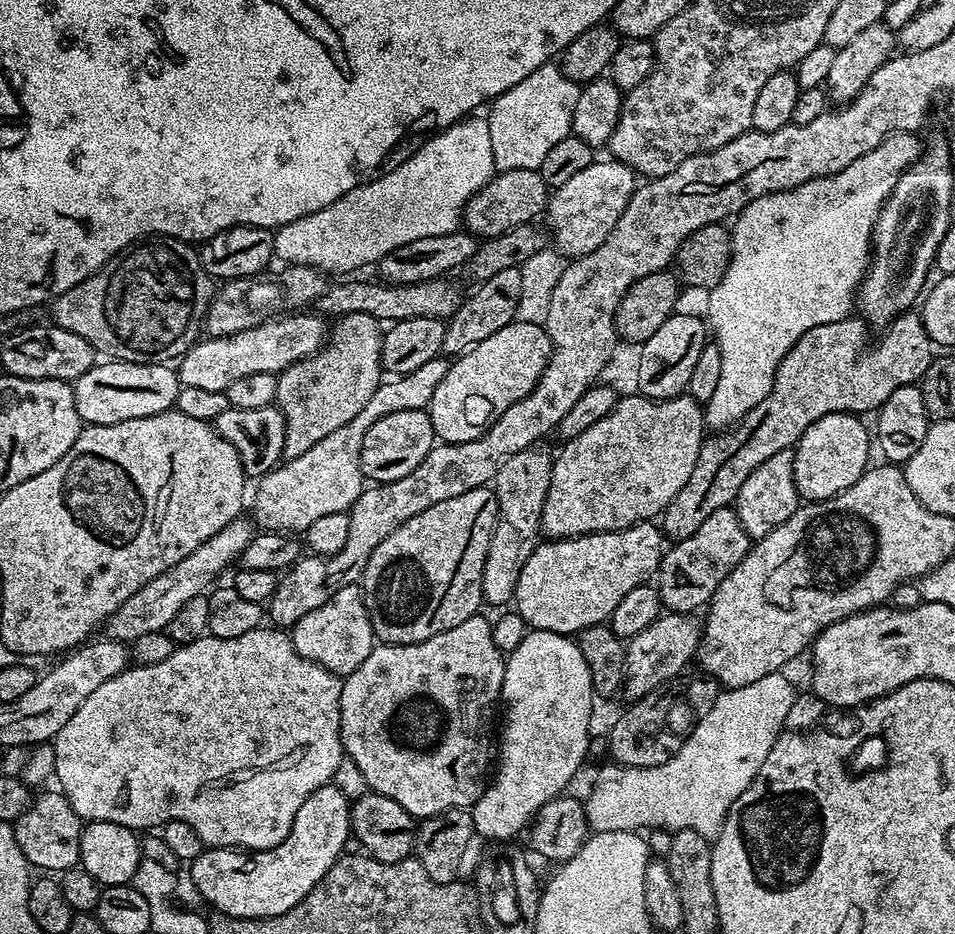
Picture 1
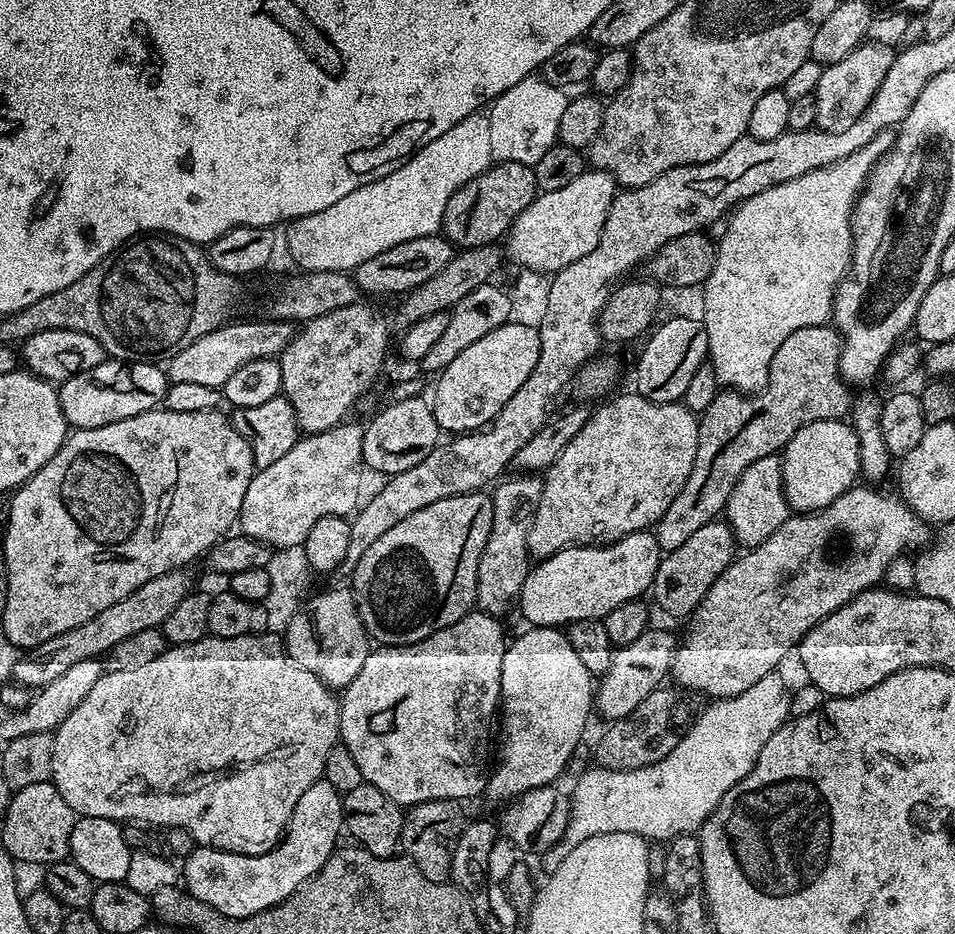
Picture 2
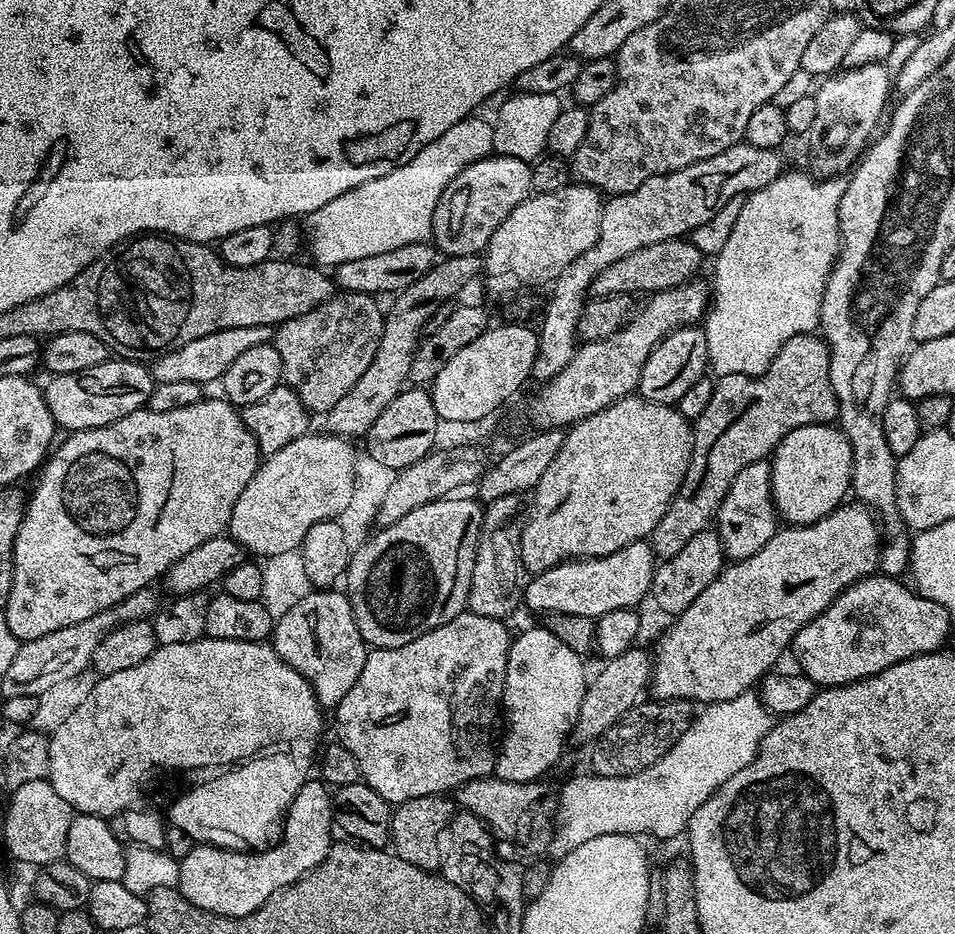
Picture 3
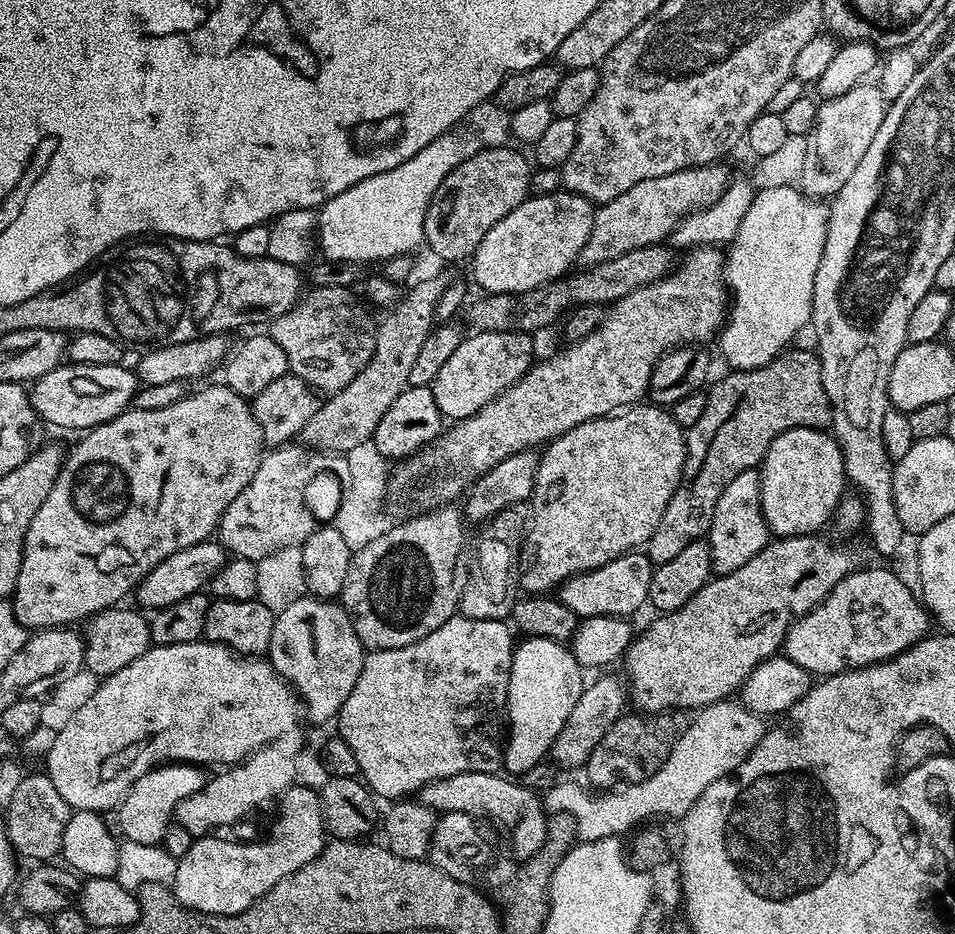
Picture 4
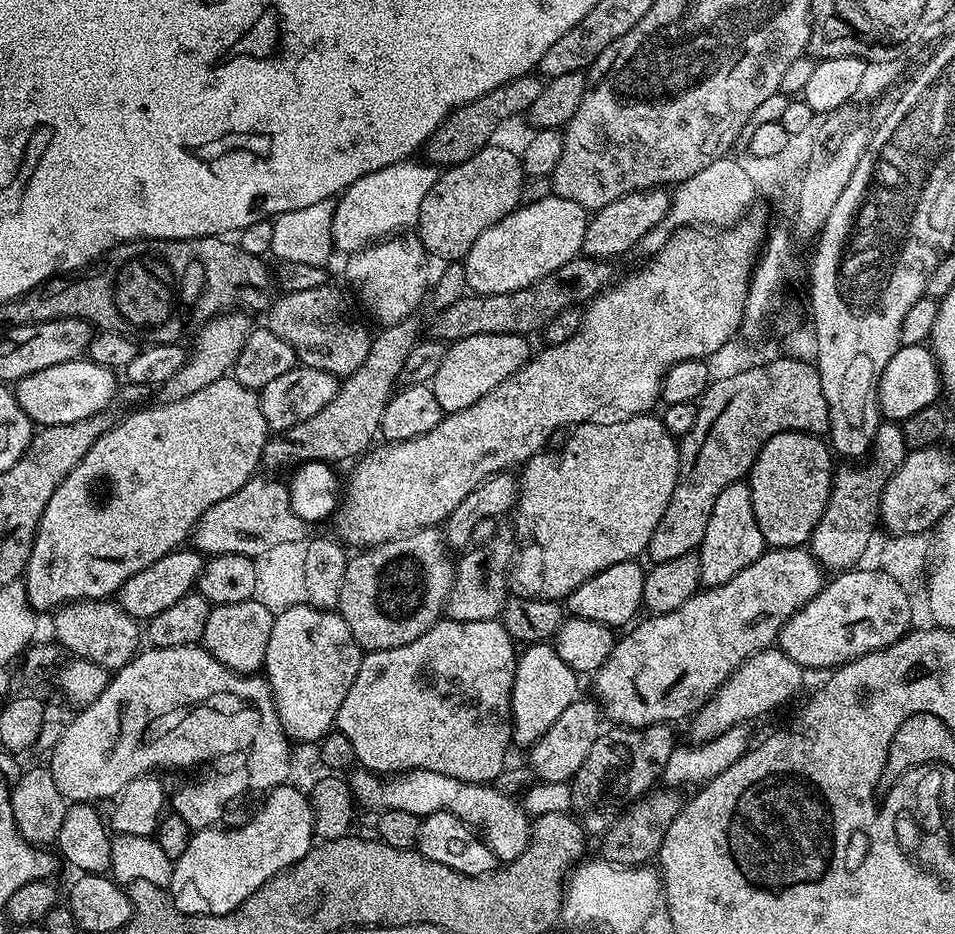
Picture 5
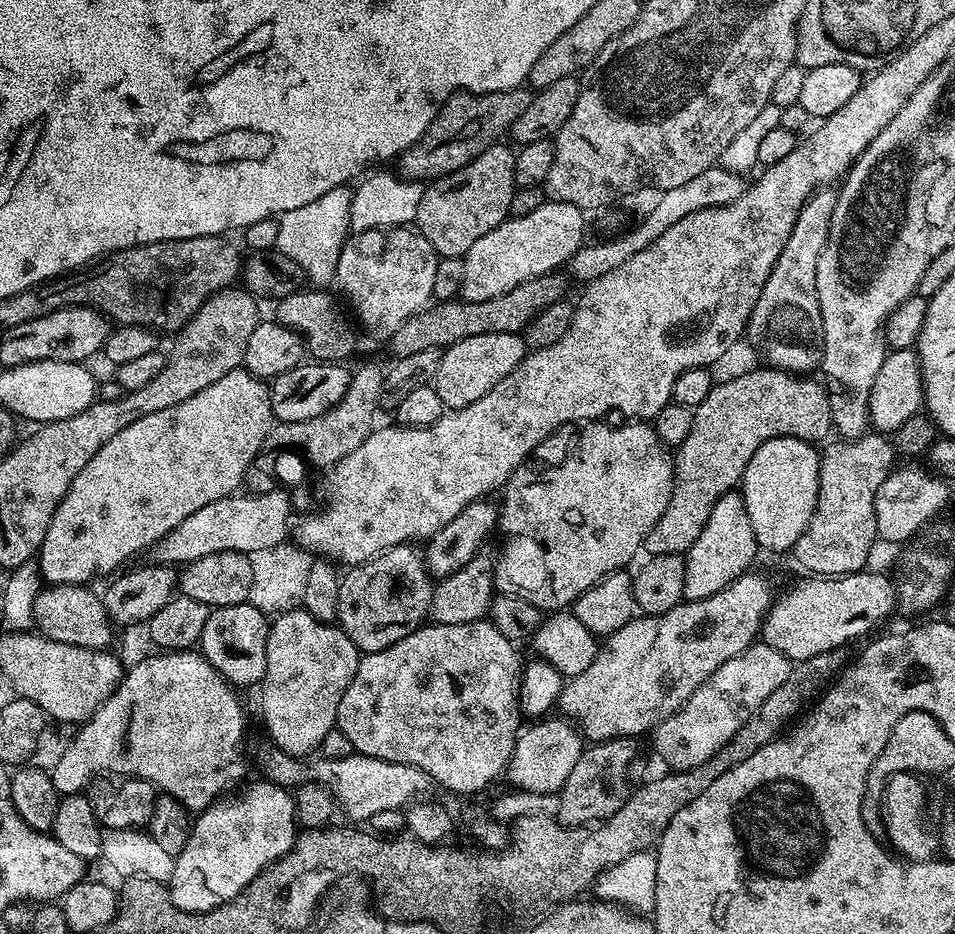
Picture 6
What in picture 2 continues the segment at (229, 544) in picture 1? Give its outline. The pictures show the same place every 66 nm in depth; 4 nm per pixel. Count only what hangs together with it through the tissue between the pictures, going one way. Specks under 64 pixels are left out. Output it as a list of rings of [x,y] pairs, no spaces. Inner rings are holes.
[[[183,569],[170,571],[165,575],[143,583],[133,594],[128,594],[119,602],[65,634],[56,635],[41,645],[40,654],[42,660],[32,660],[28,656],[21,657],[11,675],[20,684],[24,684],[34,690],[48,685],[61,674],[66,674],[76,662],[95,659],[105,655],[116,647],[116,644],[124,638],[130,638],[139,631],[161,627],[170,612],[188,595],[191,586]]]

